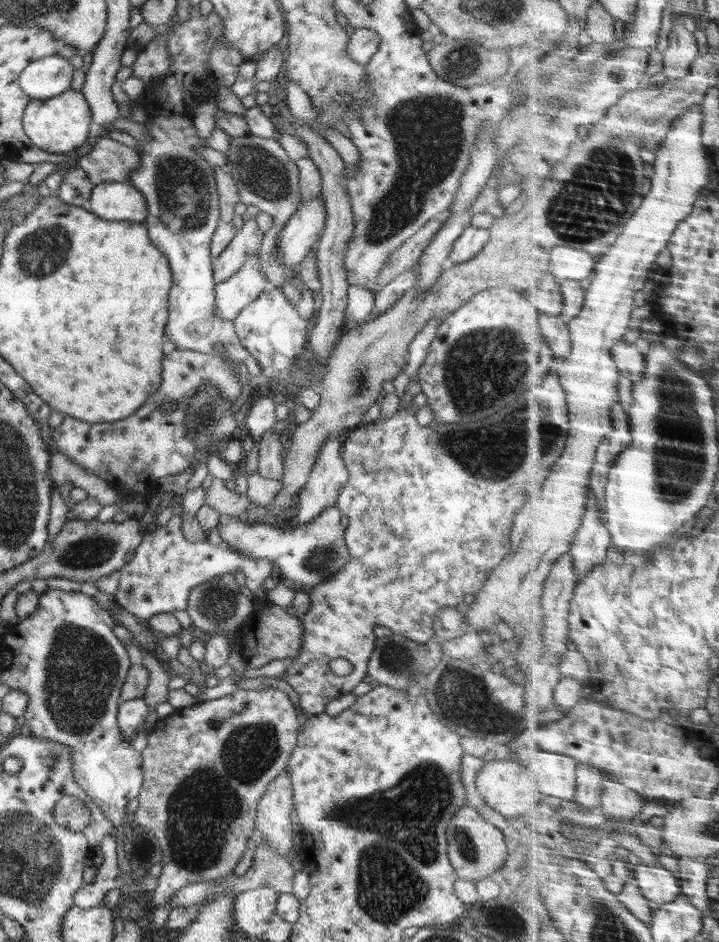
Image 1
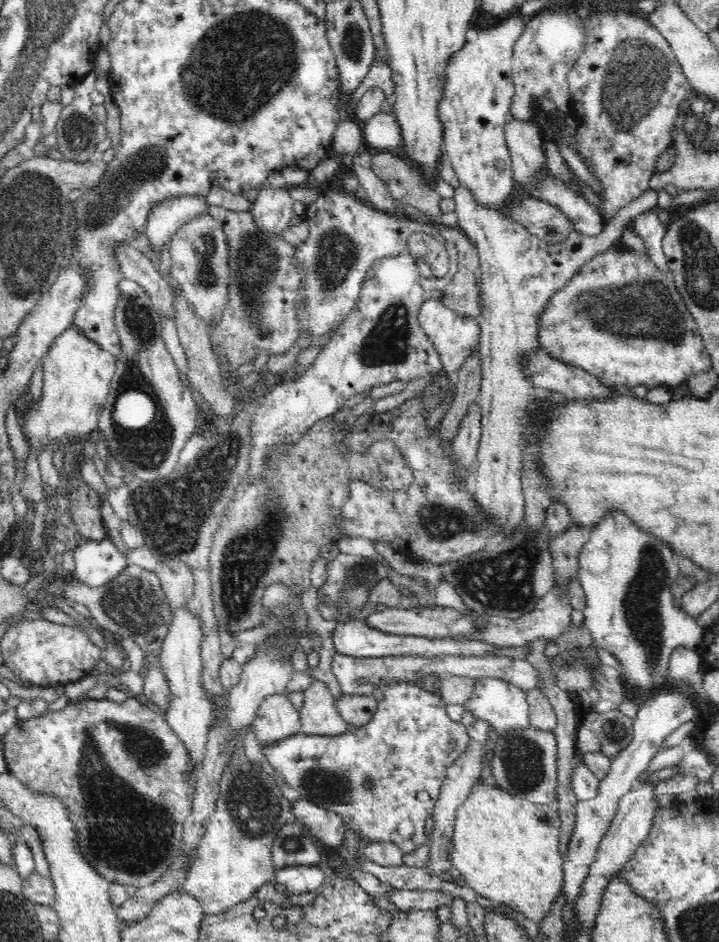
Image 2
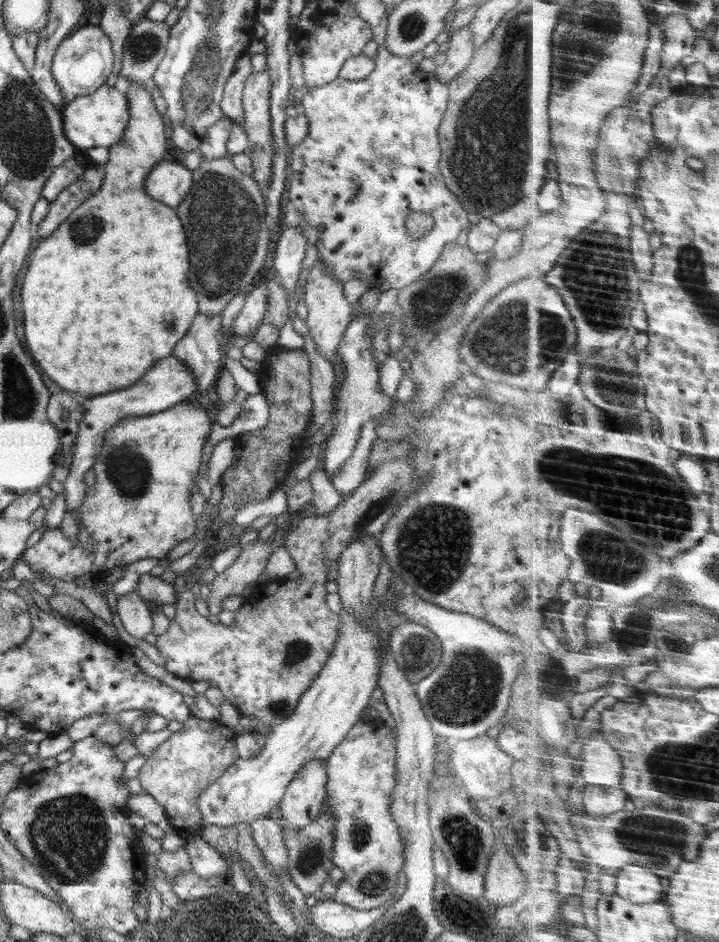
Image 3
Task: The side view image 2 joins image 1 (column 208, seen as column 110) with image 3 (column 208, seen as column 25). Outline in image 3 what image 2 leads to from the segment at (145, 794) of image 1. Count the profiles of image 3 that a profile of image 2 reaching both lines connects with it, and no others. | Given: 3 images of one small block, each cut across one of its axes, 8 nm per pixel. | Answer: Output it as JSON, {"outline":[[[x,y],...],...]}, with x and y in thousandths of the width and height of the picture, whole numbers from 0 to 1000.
{"outline":[[[263,762],[255,769],[252,775],[241,778],[203,806],[191,824],[197,839],[206,840],[228,858],[231,868],[249,886],[259,882],[280,883],[284,875],[274,854],[278,842],[332,805],[327,787],[330,779],[309,768]]]}

